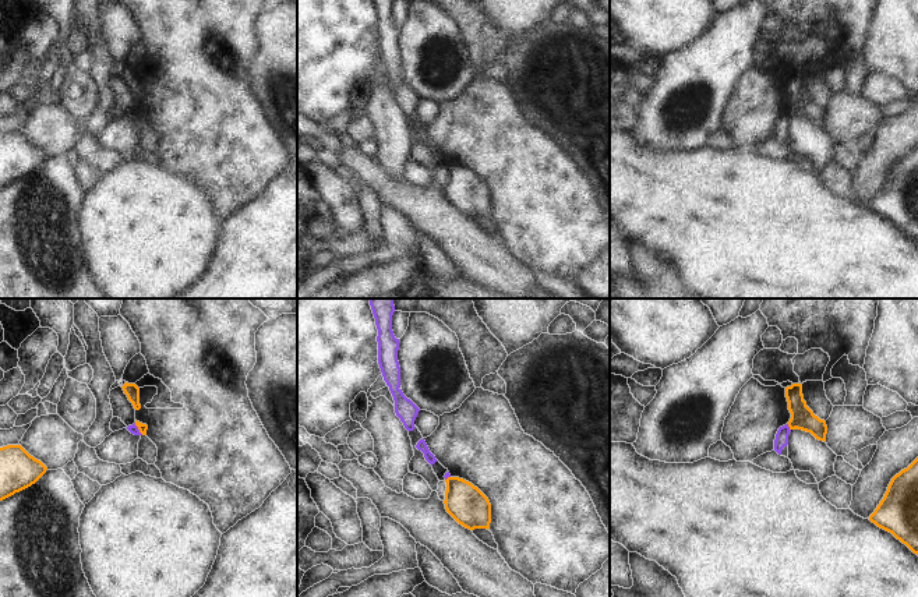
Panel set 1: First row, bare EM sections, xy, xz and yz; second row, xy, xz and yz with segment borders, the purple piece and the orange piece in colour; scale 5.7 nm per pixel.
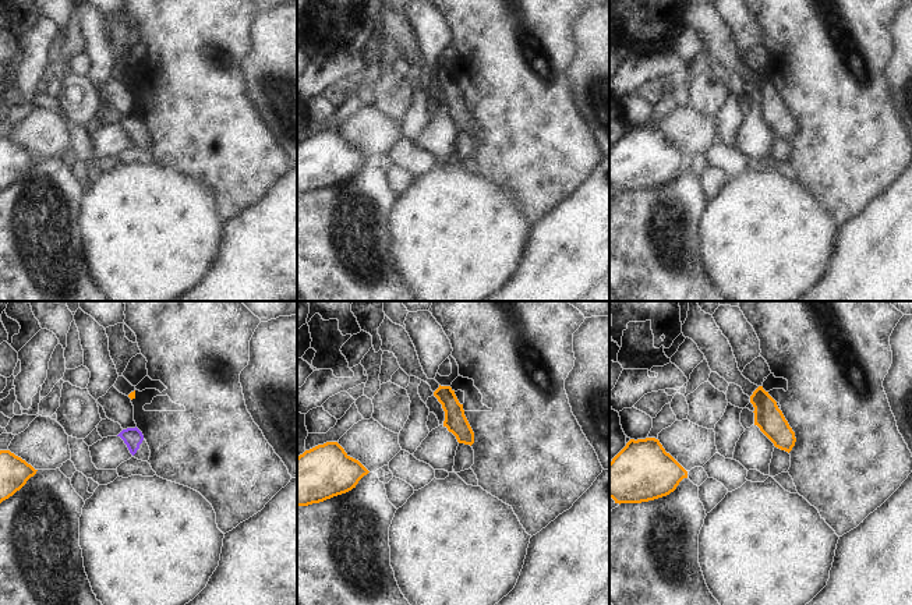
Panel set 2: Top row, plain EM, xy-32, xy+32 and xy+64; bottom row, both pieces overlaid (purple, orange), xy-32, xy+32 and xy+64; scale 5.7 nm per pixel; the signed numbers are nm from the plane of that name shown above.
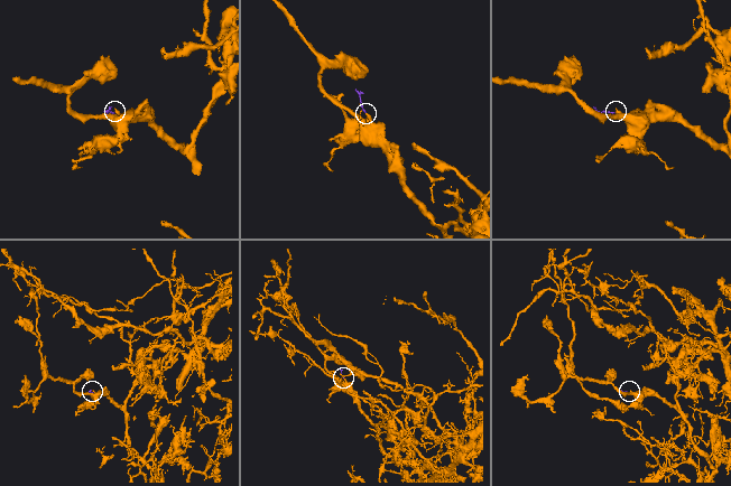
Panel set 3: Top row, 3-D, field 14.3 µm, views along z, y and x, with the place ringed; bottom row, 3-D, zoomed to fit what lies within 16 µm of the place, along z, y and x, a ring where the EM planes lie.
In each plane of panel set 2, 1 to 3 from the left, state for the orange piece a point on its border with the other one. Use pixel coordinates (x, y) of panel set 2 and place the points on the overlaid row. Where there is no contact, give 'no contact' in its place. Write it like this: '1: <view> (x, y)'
1: no contact
2: no contact
3: no contact

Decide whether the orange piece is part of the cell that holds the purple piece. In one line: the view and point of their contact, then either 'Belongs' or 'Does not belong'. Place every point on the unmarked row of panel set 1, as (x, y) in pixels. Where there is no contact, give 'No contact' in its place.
Touches purple at yz (788, 115). Does not belong

